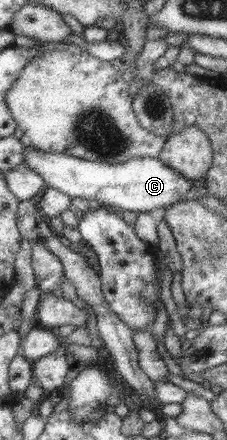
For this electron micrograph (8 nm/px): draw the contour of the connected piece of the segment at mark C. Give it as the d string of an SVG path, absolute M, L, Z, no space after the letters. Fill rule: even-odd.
M28 143L22 155L22 163L40 175L44 186L59 190L71 198L96 200L102 206L108 205L118 212L130 210L135 213L158 213L164 207L180 201L184 193L195 184L152 157L132 157L124 163L116 164L103 163L52 151L44 152Z

